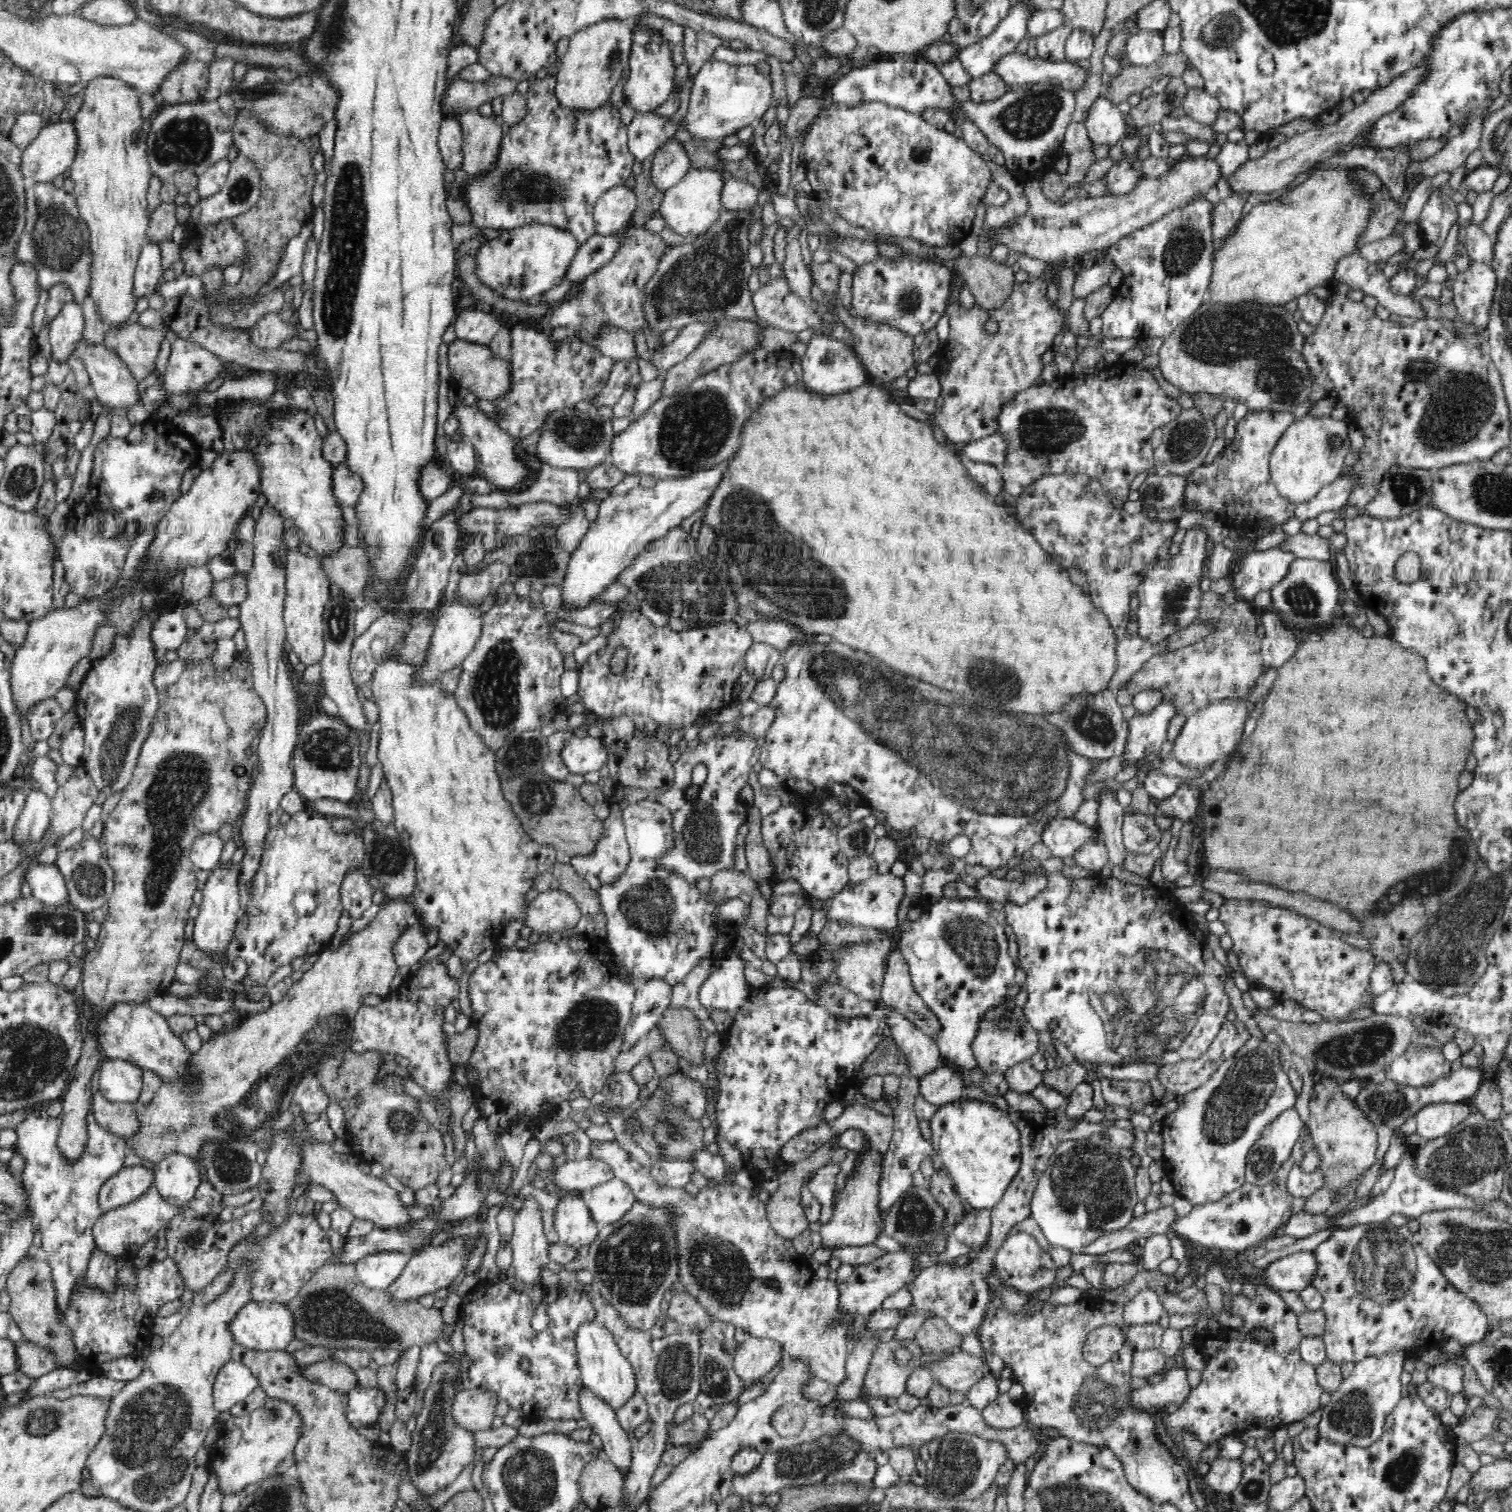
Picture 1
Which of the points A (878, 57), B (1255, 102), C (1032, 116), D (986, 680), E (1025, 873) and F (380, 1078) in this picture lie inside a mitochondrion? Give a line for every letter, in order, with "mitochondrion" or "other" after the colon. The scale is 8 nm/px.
A: other
B: other
C: mitochondrion
D: mitochondrion
E: other
F: other

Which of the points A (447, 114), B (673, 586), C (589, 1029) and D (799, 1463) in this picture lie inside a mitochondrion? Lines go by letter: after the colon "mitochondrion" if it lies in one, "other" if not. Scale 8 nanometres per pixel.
A: other
B: mitochondrion
C: mitochondrion
D: mitochondrion

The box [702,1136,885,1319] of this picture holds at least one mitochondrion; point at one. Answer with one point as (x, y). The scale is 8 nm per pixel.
(770, 1284)

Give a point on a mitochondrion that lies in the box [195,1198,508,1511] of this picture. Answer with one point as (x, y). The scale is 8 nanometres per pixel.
(332, 1314)

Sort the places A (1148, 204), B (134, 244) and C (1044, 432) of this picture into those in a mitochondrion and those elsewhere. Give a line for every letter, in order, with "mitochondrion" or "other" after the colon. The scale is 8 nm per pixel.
A: other
B: other
C: mitochondrion

